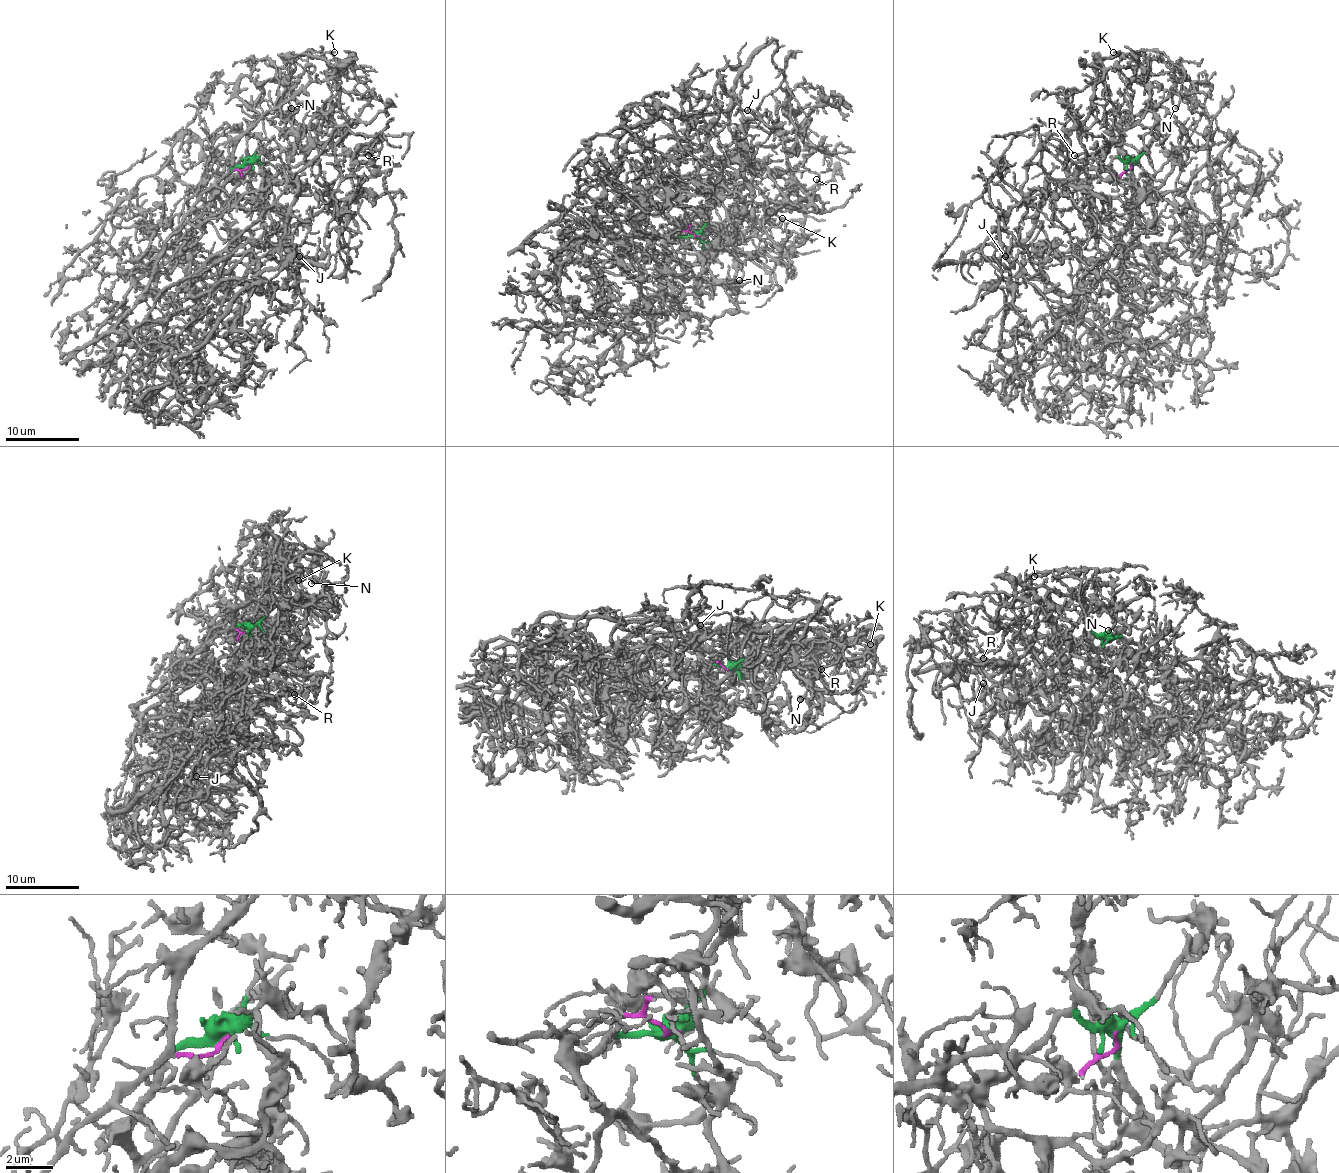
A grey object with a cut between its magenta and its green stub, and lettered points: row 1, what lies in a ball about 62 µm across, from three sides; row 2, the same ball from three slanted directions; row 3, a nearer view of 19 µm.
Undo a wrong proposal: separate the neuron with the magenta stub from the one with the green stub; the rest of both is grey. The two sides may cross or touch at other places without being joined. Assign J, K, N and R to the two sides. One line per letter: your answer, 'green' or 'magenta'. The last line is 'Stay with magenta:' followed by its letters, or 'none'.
J: green
K: magenta
N: green
R: green
Stay with magenta: K

